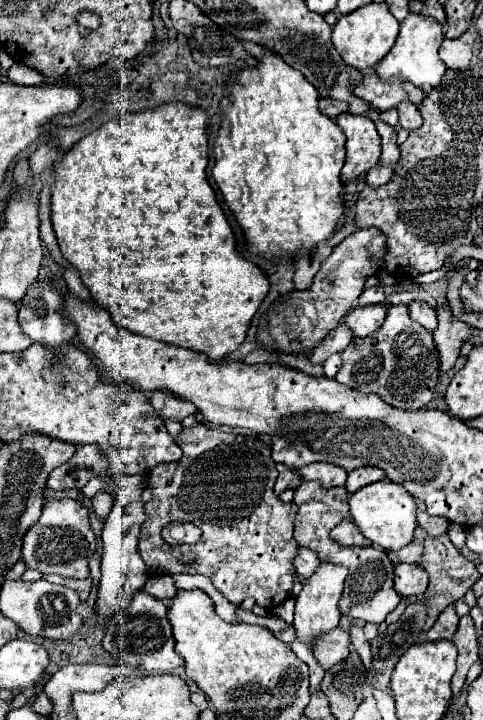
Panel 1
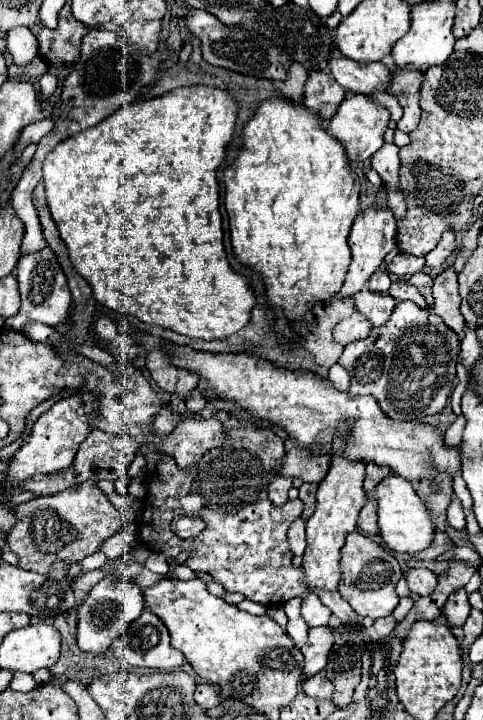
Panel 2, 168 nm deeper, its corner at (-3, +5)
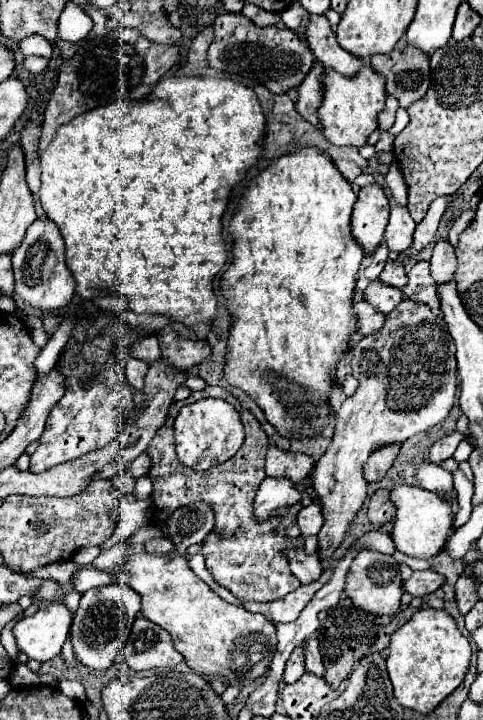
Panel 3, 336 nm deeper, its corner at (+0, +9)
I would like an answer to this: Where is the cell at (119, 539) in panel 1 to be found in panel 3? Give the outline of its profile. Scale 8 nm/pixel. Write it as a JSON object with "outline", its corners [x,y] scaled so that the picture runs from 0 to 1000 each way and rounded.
{"outline":[[[226,811],[176,822],[147,869],[147,894],[155,903],[155,914],[193,931],[222,931],[251,908],[251,897],[267,886],[284,853],[288,825],[255,811]]]}

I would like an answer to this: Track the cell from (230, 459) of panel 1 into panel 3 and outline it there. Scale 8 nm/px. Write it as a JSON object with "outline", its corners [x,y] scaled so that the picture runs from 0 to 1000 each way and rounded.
{"outline":[[[429,536],[420,544],[404,544],[387,556],[362,558],[354,564],[350,581],[346,581],[342,592],[333,592],[333,594],[358,594],[358,572],[371,572],[383,561],[395,561],[395,558],[408,558],[408,556],[433,553],[433,550],[474,556],[495,569],[511,606],[507,606],[507,614],[495,622],[495,628],[474,642],[449,644],[424,656],[404,656],[387,647],[375,647],[375,642],[366,639],[358,606],[329,608],[329,597],[325,597],[321,608],[313,611],[313,617],[304,622],[304,628],[313,631],[308,664],[317,667],[317,686],[313,686],[317,722],[321,722],[321,731],[337,731],[342,719],[350,719],[350,714],[358,708],[383,703],[383,697],[420,694],[420,697],[433,697],[433,703],[441,700],[445,733],[441,733],[441,742],[433,742],[433,747],[424,747],[416,769],[429,775],[429,792],[441,797],[445,808],[453,814],[478,819],[478,825],[491,828],[495,833],[532,833],[532,836],[582,833],[598,822],[607,822],[623,814],[623,808],[598,792],[594,775],[586,775],[586,769],[578,767],[590,753],[611,753],[611,756],[623,753],[627,756],[627,747],[602,750],[590,744],[590,733],[611,728],[611,711],[623,706],[623,700],[615,697],[602,706],[602,714],[594,714],[594,717],[557,719],[549,725],[528,725],[524,692],[528,692],[536,672],[549,664],[545,647],[549,647],[549,631],[557,625],[557,611],[553,611],[553,603],[545,600],[540,589],[532,586],[532,581],[474,547],[478,544],[458,536]]]}

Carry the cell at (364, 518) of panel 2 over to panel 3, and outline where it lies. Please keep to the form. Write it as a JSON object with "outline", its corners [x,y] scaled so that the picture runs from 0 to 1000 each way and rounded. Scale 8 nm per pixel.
{"outline":[[[785,678],[768,692],[764,692],[764,708],[760,708],[760,719],[776,728],[789,731],[805,722],[818,719],[818,700],[805,692],[805,678]]]}

